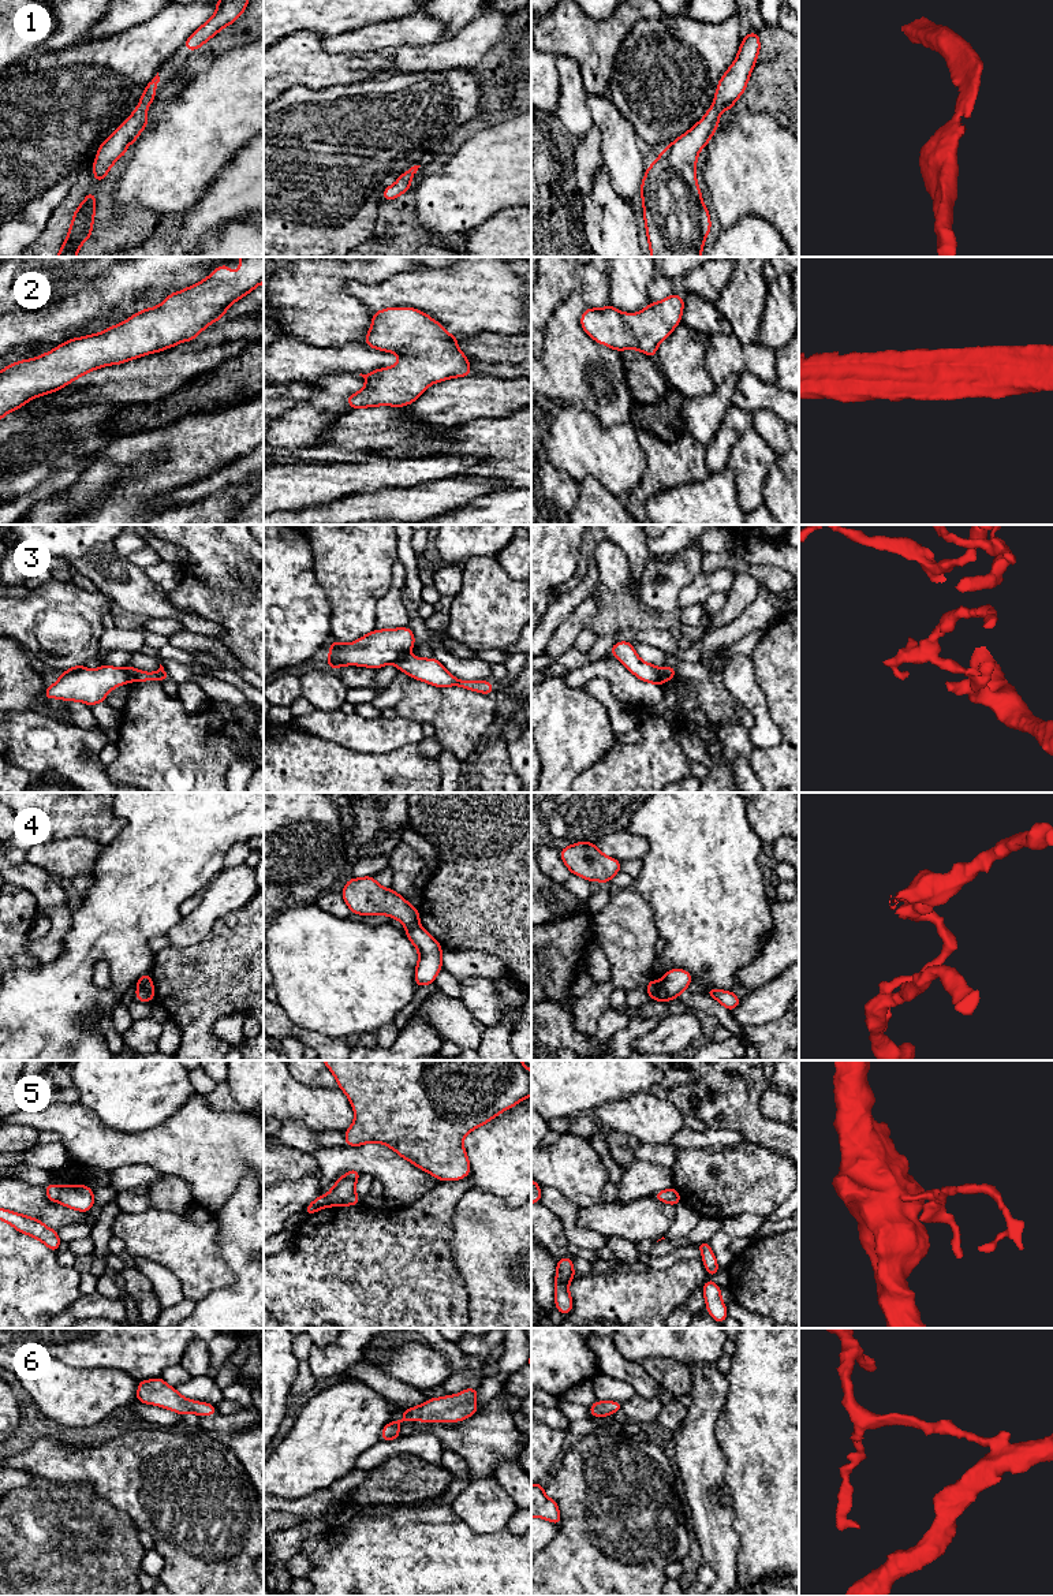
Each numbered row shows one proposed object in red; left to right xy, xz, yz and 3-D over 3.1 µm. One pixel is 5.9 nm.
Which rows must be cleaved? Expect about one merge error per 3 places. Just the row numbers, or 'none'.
3, 4, 5

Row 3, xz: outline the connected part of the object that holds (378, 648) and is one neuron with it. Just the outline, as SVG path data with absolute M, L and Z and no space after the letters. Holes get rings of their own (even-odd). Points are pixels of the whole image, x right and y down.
M410 627L374 630L351 644L331 641L328 667L362 665L378 670L395 663L415 644Z

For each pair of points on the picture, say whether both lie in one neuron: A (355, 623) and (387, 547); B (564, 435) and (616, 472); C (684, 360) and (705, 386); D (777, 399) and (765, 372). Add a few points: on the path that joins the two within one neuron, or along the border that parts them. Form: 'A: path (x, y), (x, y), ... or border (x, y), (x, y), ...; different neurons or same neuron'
A: path (355, 604), (355, 578), (368, 566); same neuron
B: path (577, 440), (583, 447), (594, 450), (604, 459); same neuron
C: path (686, 366), (698, 379); same neuron
D: border (740, 373), (750, 372), (764, 381), (775, 384); different neurons

